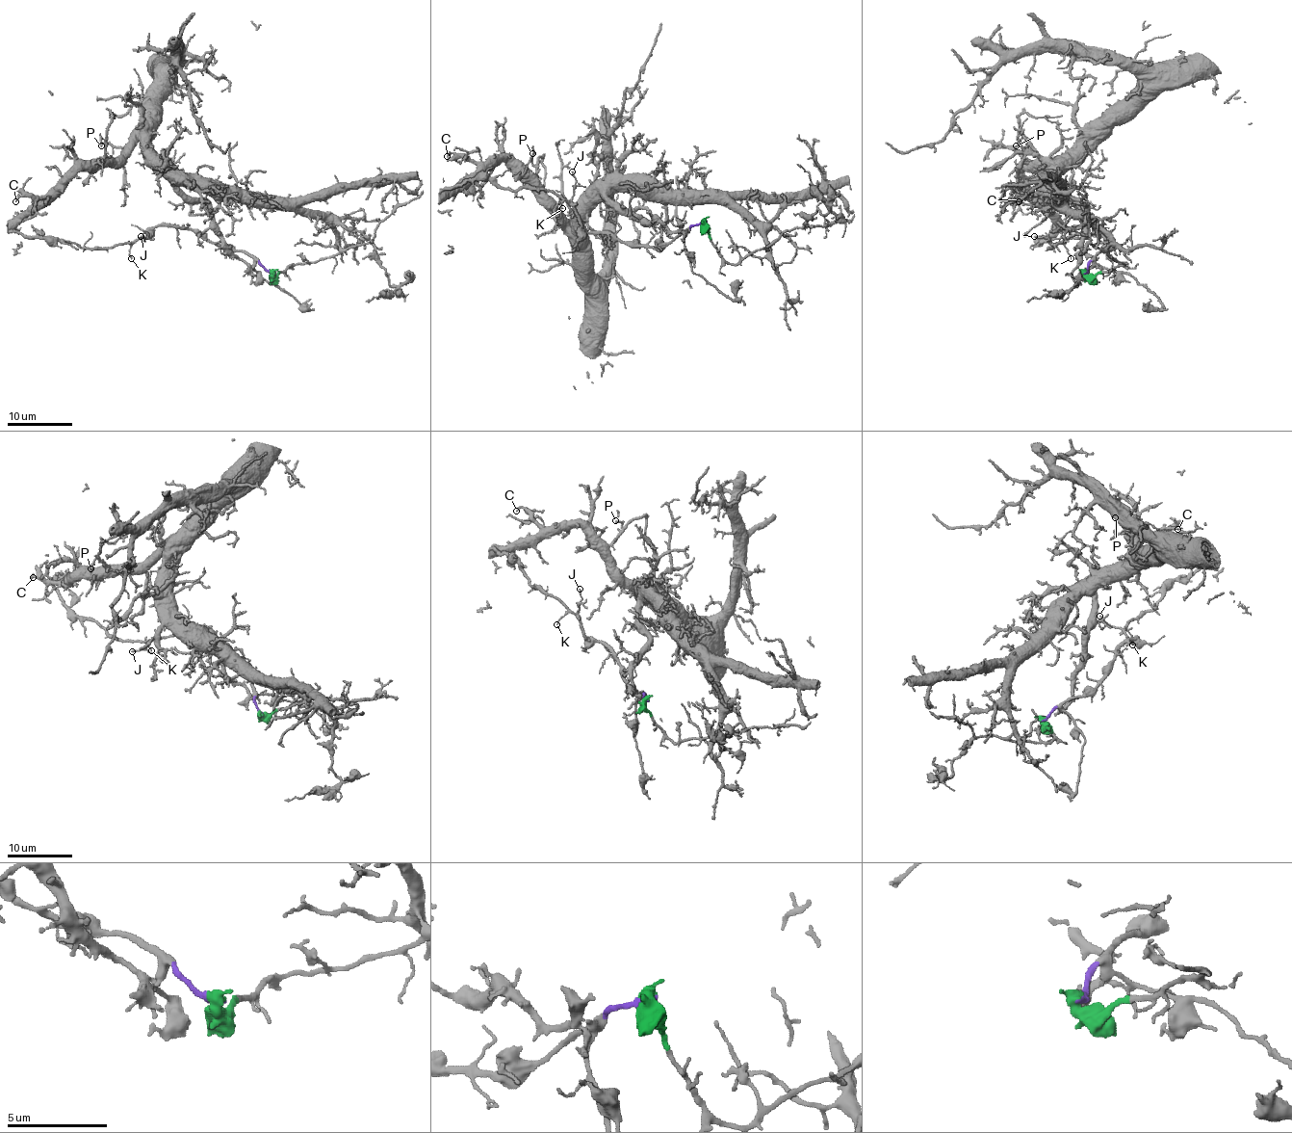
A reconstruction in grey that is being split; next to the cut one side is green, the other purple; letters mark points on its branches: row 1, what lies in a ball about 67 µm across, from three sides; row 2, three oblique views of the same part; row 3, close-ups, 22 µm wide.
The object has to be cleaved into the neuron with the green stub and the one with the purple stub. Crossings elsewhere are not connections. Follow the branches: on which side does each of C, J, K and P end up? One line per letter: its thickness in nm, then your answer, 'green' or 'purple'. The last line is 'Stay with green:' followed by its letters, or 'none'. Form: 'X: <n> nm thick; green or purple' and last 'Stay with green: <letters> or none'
C: 200 nm thick; green
J: 180 nm thick; purple
K: 90 nm thick; purple
P: 180 nm thick; green
Stay with green: C, P

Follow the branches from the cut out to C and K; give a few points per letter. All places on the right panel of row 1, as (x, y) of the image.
C: (1084, 272), (1126, 264), (1054, 185), (1054, 169), (1082, 141), (1068, 156), (1033, 162), (1019, 201)
K: (1084, 272), (1109, 246), (1109, 236), (1096, 226), (1087, 236), (1068, 238), (1063, 243), (1071, 259)

